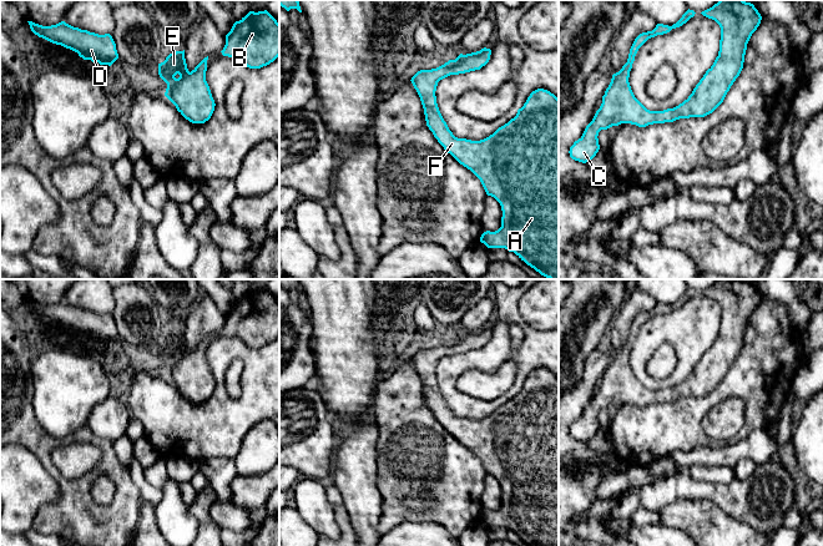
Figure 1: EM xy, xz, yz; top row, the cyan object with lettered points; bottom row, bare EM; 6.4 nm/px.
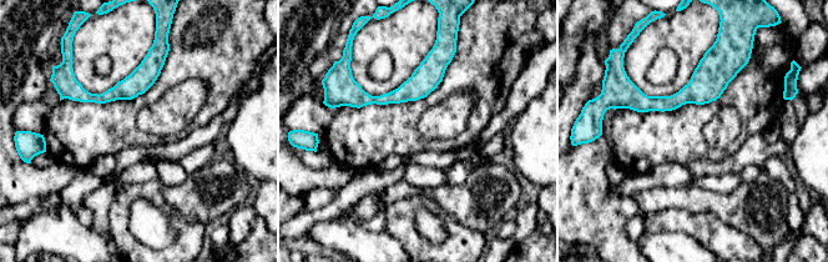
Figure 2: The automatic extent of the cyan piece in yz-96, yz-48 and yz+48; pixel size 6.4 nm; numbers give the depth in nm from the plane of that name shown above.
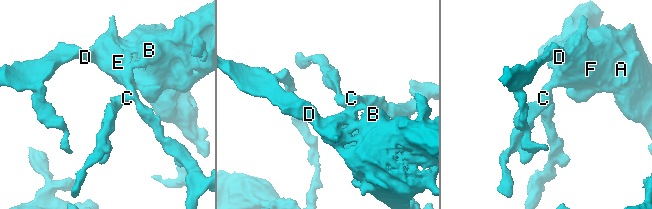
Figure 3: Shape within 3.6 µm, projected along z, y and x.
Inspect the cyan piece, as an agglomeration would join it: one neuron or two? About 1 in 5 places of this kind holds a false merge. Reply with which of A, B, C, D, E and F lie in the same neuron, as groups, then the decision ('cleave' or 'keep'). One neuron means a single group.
A B C D E F; keep

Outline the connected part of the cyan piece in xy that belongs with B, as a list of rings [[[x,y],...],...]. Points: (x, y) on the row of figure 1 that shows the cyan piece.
[[[267,10],[249,11],[233,24],[221,52],[223,56],[239,59],[249,69],[267,66],[279,56],[279,24]]]

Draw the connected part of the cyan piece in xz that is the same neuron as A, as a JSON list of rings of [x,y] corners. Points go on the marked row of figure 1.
[[[491,50],[463,55],[444,65],[420,70],[412,77],[425,115],[426,126],[438,142],[481,182],[488,196],[501,206],[501,227],[481,234],[488,248],[505,248],[549,279],[559,279],[559,98],[537,89],[508,123],[480,141],[458,138],[449,130],[436,103],[438,82],[450,75],[480,70],[490,60]]]

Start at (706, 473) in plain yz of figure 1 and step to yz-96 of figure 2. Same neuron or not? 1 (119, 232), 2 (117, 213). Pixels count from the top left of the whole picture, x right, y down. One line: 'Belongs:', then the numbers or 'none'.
Belongs: none

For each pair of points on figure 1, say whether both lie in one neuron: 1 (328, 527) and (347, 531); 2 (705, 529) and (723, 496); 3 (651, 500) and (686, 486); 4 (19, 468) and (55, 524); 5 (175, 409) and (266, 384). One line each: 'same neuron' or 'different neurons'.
1: different neurons
2: different neurons
3: same neuron
4: different neurons
5: same neuron

